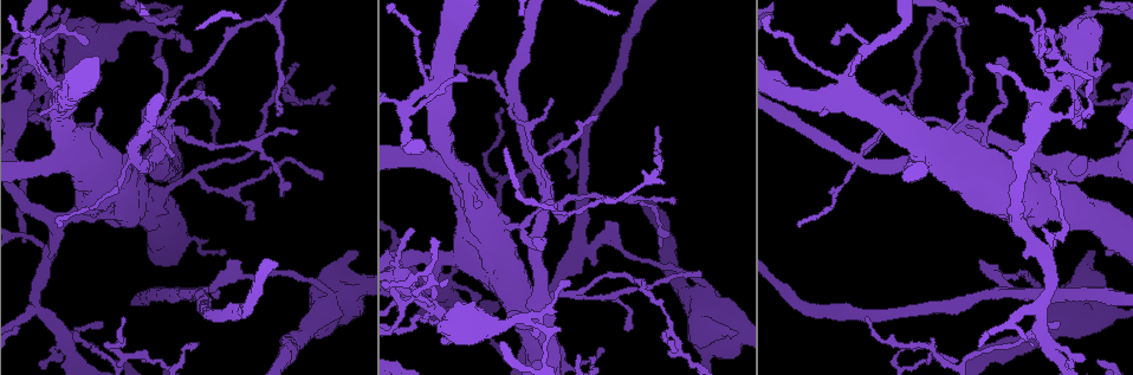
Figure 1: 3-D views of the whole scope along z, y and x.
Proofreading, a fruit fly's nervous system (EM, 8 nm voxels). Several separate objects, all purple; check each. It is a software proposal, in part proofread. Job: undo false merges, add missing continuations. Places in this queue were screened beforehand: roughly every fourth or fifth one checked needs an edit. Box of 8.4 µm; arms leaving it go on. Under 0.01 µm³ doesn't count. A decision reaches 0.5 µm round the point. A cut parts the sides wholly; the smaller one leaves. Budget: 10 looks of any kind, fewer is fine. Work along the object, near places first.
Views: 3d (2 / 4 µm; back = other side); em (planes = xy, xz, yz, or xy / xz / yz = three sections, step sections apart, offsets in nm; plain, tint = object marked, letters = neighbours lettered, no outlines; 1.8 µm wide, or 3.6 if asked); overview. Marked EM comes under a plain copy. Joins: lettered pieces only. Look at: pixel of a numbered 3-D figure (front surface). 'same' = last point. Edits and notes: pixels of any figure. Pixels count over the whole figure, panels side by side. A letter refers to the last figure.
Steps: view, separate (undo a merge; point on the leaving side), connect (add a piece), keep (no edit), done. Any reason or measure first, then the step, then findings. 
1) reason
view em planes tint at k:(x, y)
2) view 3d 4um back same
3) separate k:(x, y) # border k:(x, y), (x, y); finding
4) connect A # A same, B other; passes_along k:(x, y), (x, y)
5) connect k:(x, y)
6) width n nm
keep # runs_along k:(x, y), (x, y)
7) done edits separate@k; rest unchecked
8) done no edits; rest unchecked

thick turns thin
view 3d 4um back at 1:(719, 331)

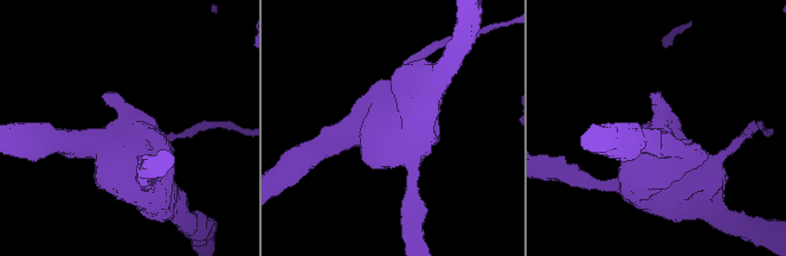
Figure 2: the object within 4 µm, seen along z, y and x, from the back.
shape alone is not enough
view em 3.6um planes letters at 2:(123, 141)

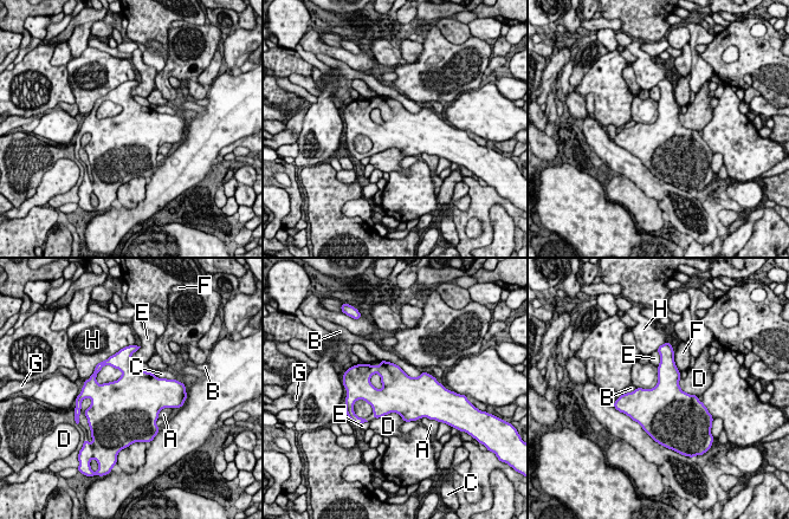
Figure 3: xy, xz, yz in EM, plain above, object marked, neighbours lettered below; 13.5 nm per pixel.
width 500 nm
keep # A other, B other, C other, D other, E other, F other, G other, H other; border 3:(374, 417), (396, 413), (405, 421); one neuron here

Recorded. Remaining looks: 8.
a fork
view 3d 2um at 1:(509, 99)

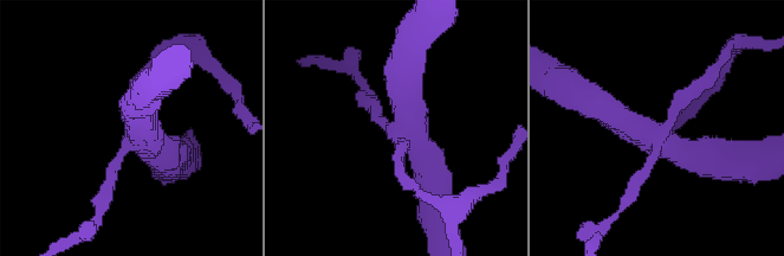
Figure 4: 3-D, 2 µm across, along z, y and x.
view em xz step 4 letters at 4:(139, 139)

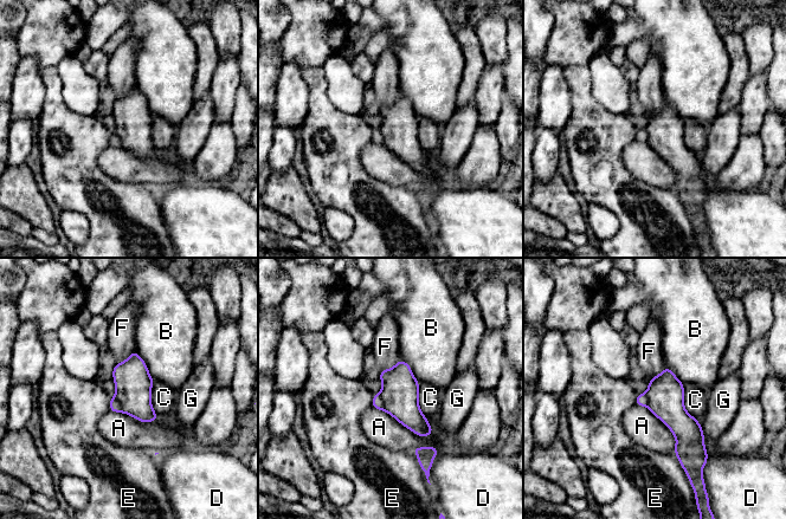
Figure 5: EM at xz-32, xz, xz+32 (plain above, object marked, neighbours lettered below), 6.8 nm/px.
width 260 nm
separate 5:(133, 382) # A other, B other, C other, D other, E other, F other, G other; a second neuron is stuck on

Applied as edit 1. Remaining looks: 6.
view overview

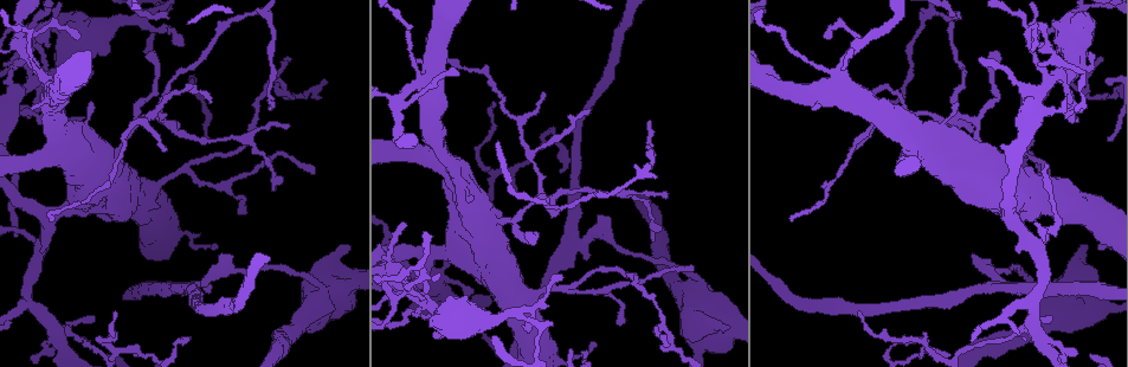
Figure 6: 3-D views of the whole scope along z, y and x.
small branch off a trunk
view 3d 2um at 6:(424, 301)

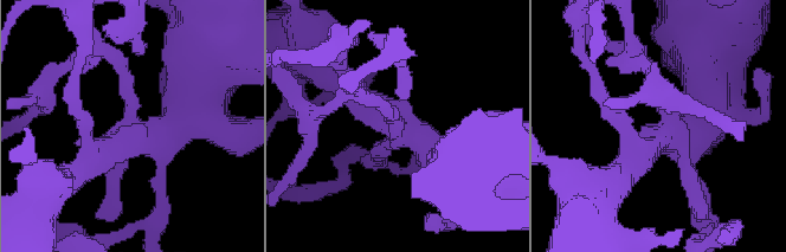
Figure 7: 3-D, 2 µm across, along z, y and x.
view em xz step 4 tint at 7:(664, 138)

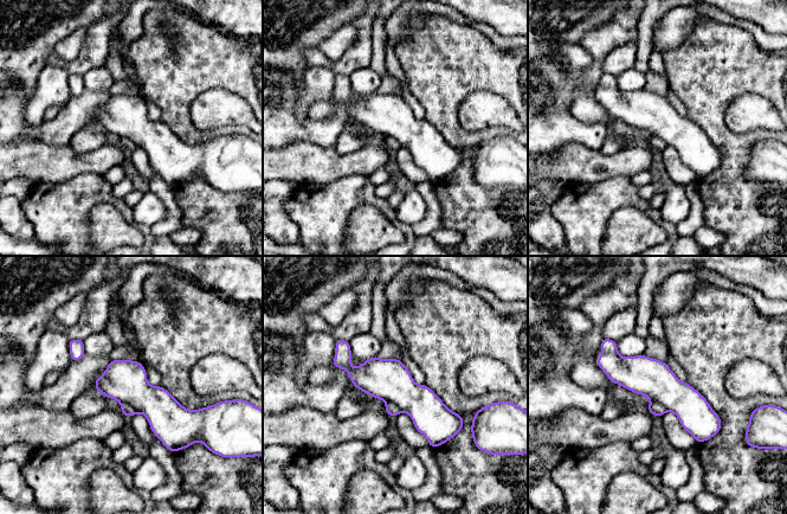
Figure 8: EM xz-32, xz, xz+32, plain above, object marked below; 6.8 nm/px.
view em xz step 4 letters same

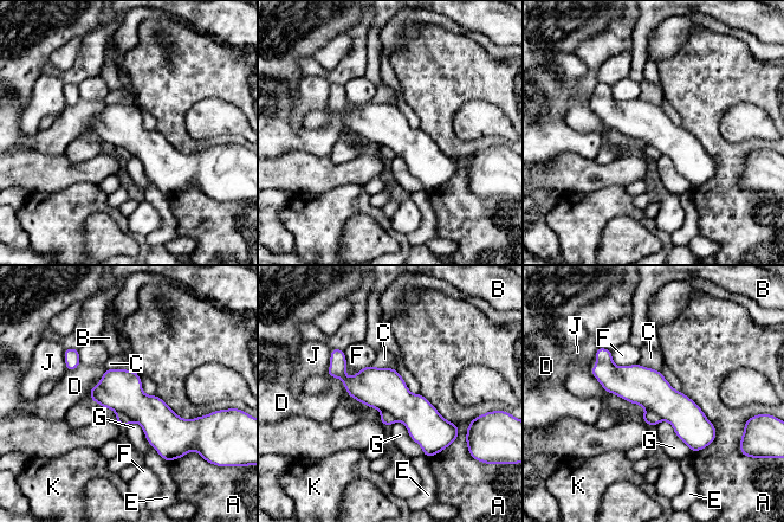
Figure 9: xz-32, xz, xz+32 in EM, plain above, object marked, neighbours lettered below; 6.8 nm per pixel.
longest_contact A 460 nm
keep # A other, B other, C other, D other, E other, F other, G other, J other, K other; border 9:(610, 350), (619, 366), (637, 363); one neuron here

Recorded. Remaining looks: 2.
thin end
view em planes letters at 6:(150, 54)

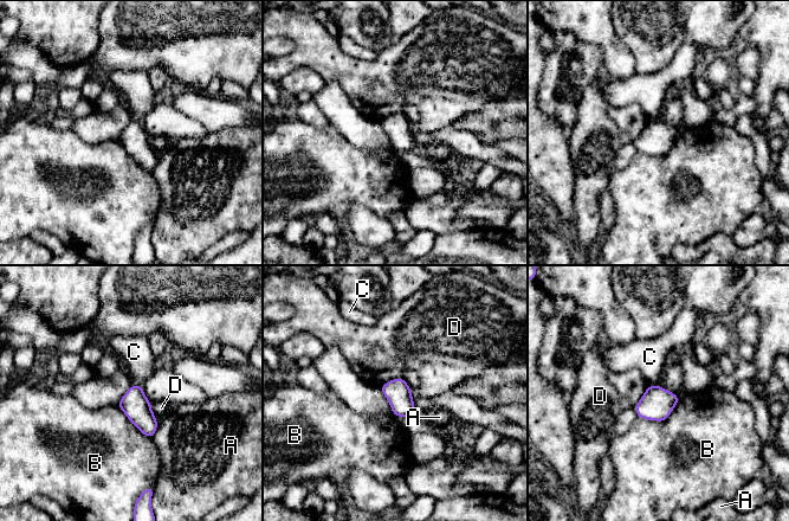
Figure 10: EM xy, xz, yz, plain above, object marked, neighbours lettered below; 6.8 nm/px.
width 170 nm
keep # A other, B other, C other, D other; border 10:(679, 399), (664, 420), (636, 417); none of them fits

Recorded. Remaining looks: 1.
done edits separate@5; rest unchecked

